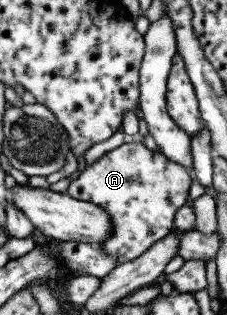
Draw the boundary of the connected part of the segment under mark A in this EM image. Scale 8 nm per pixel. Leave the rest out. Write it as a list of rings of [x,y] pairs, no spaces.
[[[127,139],[120,146],[104,152],[92,164],[85,165],[83,171],[69,183],[65,193],[76,200],[96,204],[108,214],[111,225],[110,237],[93,245],[104,254],[114,256],[114,260],[121,264],[141,256],[152,244],[170,233],[175,210],[183,206],[187,200],[189,184],[191,178],[180,164],[171,162],[160,152],[148,150],[139,140]]]

